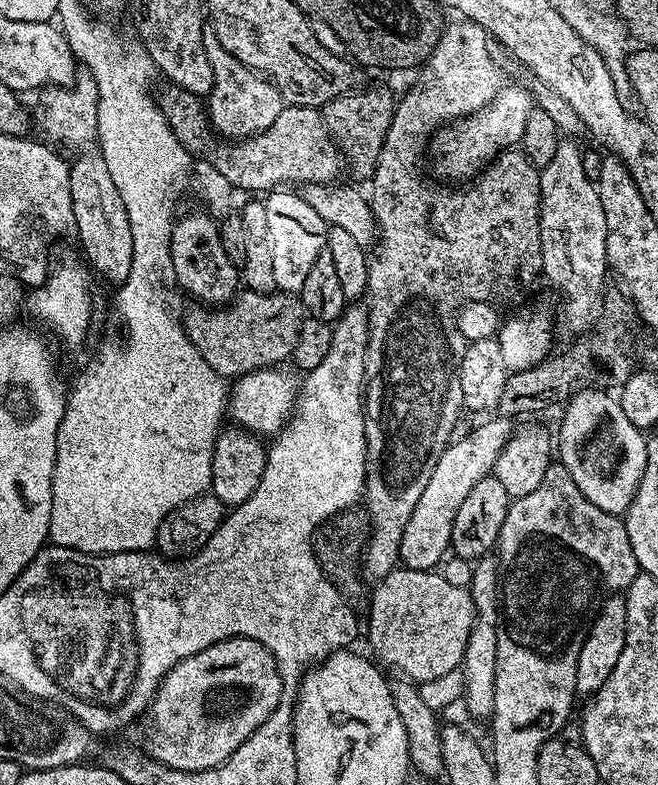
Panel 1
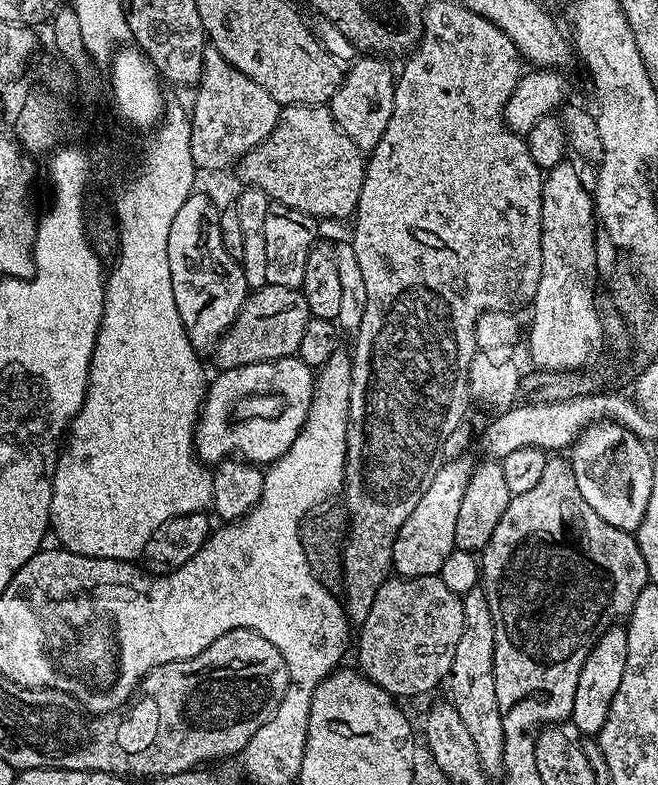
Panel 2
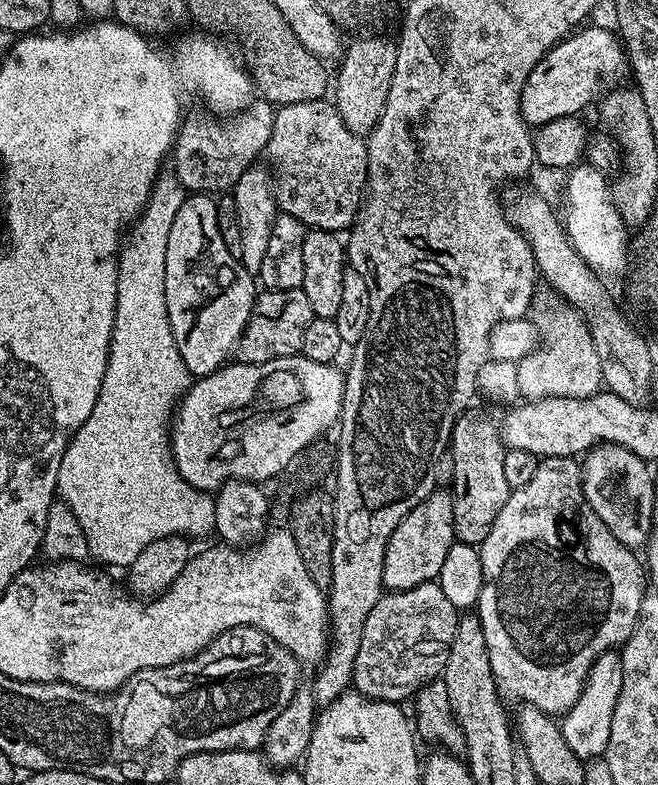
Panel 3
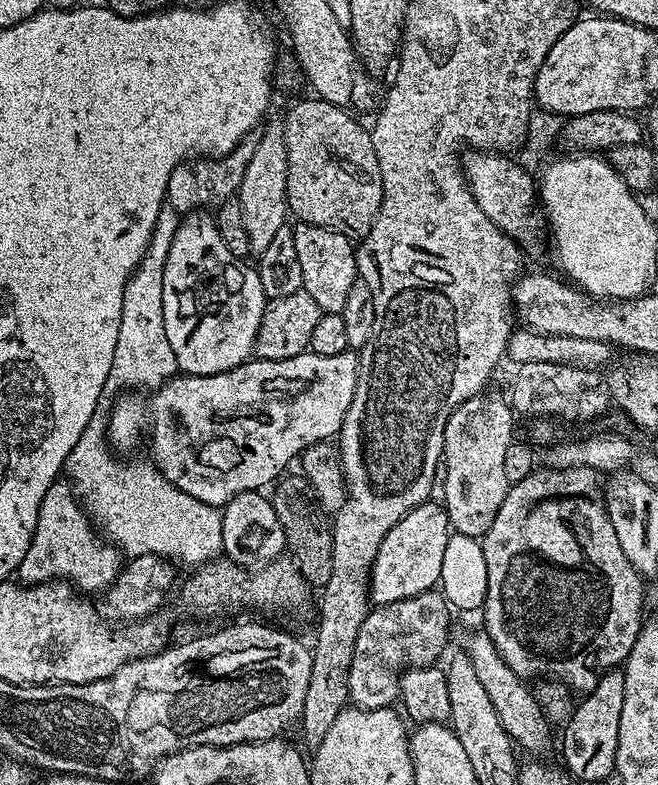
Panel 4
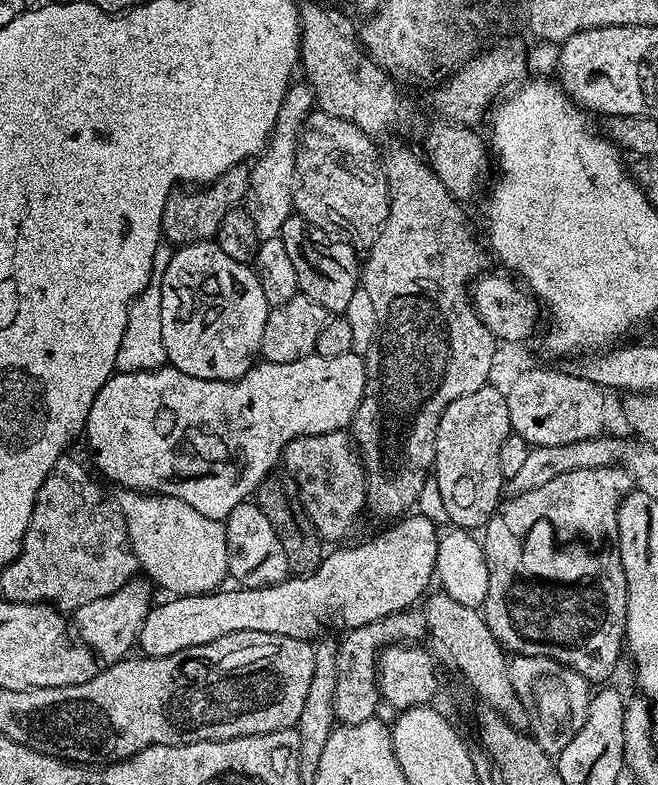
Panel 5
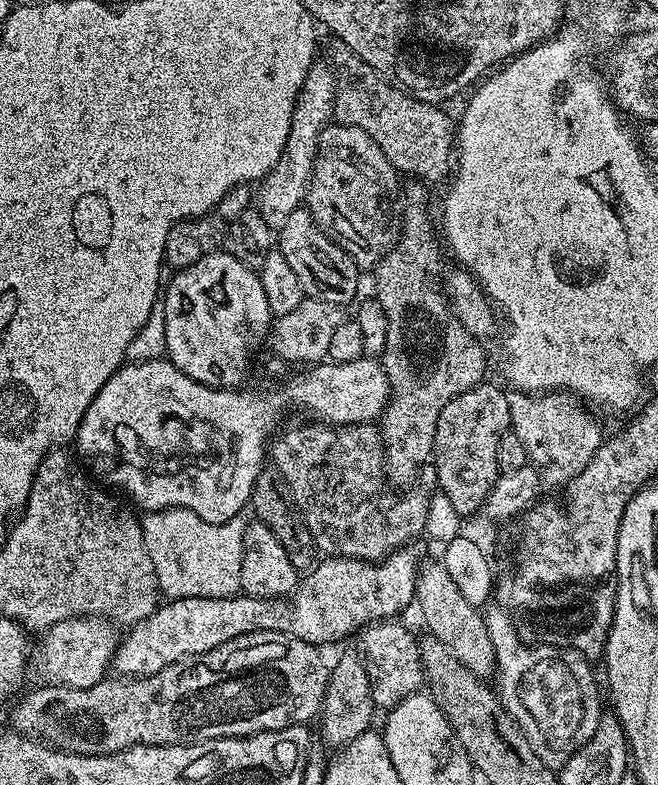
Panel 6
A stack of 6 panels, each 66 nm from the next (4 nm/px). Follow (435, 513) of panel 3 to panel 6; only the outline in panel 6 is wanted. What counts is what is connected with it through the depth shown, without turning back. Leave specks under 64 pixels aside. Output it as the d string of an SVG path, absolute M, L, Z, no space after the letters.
M415 547L401 548L399 552L390 554L375 566L371 560L341 560L324 558L307 573L308 576L299 581L296 591L290 599L277 598L263 600L257 596L195 596L181 600L168 600L161 603L156 612L145 620L138 620L127 629L128 637L121 639L112 656L111 671L120 678L139 678L158 674L166 666L178 662L184 656L202 654L206 650L214 650L214 646L222 646L222 642L230 642L247 632L286 632L307 644L325 646L335 640L344 640L348 635L359 633L361 629L373 622L384 622L396 618L400 611L416 599L416 573L421 567L422 559L415 552Z

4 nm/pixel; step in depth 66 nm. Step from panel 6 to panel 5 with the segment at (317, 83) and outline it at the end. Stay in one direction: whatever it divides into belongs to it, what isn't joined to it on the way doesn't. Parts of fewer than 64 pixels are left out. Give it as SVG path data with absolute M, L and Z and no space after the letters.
M293 82L288 85L286 98L282 98L282 106L278 110L278 118L274 122L274 130L268 139L263 152L255 157L248 173L248 198L246 207L250 218L254 218L254 226L261 240L269 240L271 236L279 236L282 222L294 215L292 199L296 196L298 173L296 171L296 153L300 147L300 133L304 121L308 119L317 103L316 93L307 82Z

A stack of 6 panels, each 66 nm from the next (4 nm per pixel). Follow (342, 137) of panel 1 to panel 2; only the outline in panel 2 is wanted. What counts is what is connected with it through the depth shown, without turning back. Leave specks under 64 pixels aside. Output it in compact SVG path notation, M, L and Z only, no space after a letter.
M375 54L361 55L352 64L352 69L343 73L340 88L330 101L332 117L337 126L344 131L344 136L354 142L361 152L371 153L378 146L382 134L386 134L386 125L394 110L394 68L387 64L387 59Z

